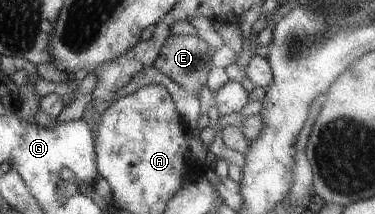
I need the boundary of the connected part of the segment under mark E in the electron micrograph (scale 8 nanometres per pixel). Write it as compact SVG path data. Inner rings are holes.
M169 35L155 57L152 66L170 77L176 84L189 94L199 95L203 83L207 82L207 74L214 67L212 65L213 54L217 50L199 35Z

